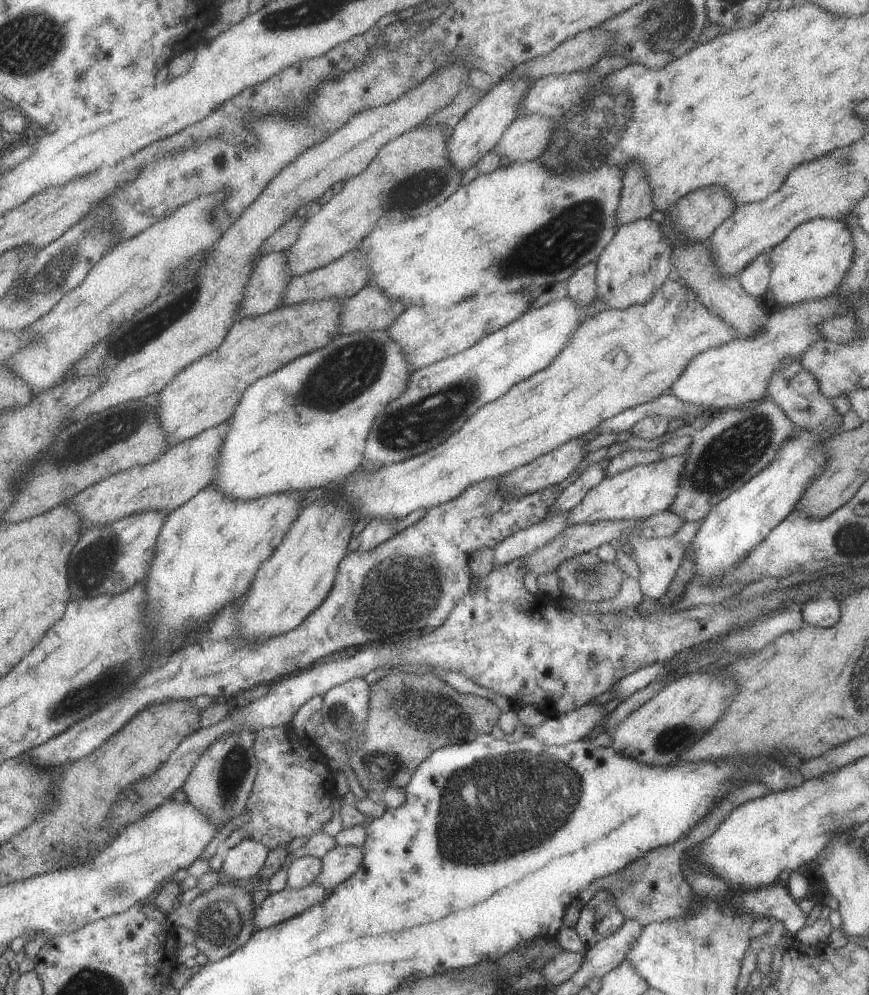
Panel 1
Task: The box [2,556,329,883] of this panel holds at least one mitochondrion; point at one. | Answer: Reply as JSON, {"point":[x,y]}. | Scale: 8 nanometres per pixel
{"point":[109,680]}

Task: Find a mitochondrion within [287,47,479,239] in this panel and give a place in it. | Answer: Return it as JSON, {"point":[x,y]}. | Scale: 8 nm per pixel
{"point":[416,190]}

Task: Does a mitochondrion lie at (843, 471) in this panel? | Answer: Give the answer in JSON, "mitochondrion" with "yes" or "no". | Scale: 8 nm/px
{"mitochondrion":"no"}

